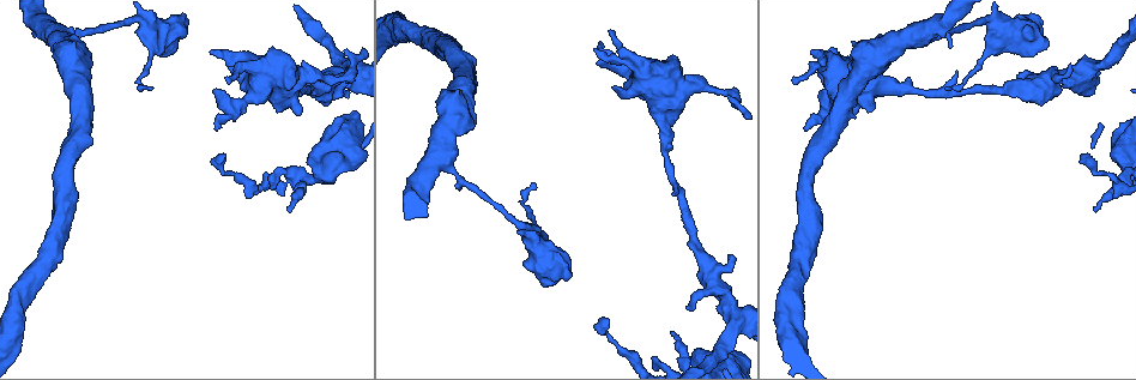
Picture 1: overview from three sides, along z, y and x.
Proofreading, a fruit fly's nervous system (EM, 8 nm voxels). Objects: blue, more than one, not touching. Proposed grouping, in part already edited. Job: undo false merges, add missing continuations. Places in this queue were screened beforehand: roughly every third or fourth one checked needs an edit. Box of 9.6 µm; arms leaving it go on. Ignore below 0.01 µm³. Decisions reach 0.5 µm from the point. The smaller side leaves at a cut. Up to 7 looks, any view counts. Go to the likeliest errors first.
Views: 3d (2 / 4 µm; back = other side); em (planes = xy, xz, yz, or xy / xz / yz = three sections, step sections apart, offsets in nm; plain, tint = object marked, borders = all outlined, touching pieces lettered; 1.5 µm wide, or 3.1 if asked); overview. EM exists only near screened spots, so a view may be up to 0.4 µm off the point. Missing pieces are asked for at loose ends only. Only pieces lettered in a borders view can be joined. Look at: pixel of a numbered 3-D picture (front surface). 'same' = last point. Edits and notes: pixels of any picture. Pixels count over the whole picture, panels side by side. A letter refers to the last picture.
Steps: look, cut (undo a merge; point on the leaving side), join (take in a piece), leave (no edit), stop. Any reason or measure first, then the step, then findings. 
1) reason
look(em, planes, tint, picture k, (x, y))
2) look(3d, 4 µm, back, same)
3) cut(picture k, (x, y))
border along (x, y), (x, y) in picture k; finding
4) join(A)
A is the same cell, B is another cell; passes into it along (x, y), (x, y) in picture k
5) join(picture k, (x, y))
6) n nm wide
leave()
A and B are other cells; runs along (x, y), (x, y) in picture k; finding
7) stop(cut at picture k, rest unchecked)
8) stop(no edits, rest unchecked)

an open end
look(em, planes, borders, picture 1, (1094, 211))

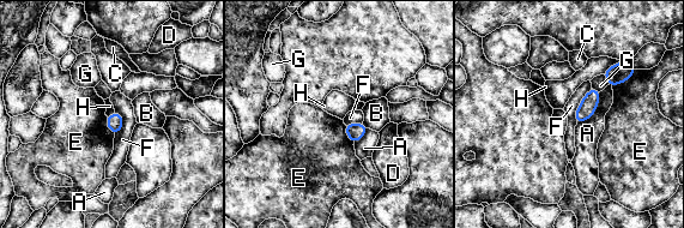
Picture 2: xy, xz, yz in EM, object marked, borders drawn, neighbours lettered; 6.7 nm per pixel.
leave()
A, B, C, D, E, F, G and H are other cells; border along (106, 116), (106, 124), (114, 136) in picture 2; no lettered piece goes on from it

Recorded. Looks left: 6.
stops while still wide
look(3d, 2 µm, picture 1, (230, 67))

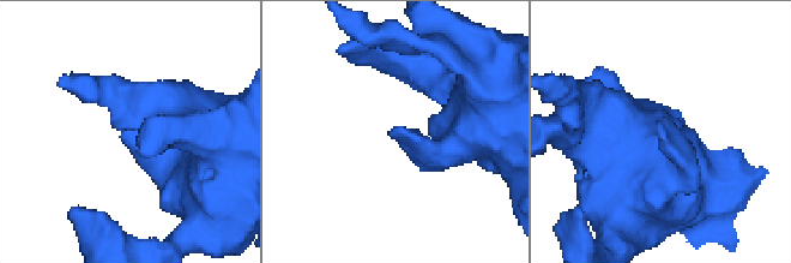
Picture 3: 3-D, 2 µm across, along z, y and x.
now the EM
look(em, planes, tint, picture 3, (393, 130))

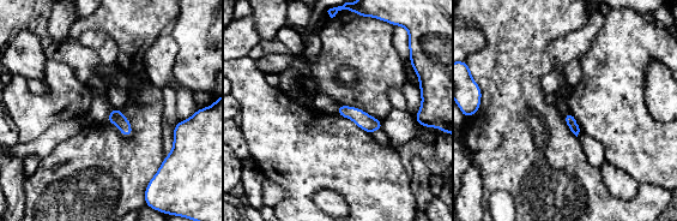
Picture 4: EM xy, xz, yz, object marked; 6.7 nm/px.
what lies round it
look(em, planes, borders, same)

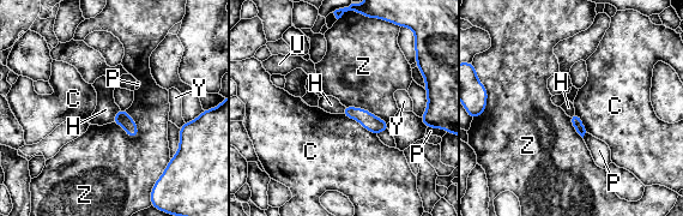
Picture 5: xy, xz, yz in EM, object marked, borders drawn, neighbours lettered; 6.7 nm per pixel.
leave()
C, H, P, U, Y and Z are other cells; border along (120, 109), (112, 121) in picture 5; none of them fits

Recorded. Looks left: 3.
branch stops here
look(3d, 4 µm, picture 1, (804, 128))

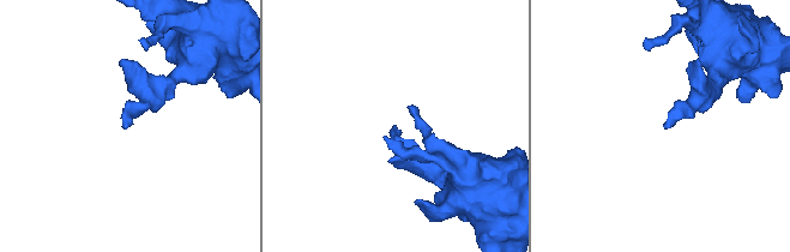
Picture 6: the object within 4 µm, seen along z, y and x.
look(em, xy, step 8, borders, picture 6, (665, 129))

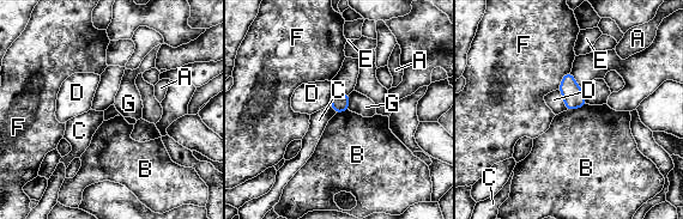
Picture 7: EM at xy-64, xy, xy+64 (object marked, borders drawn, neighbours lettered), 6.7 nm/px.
another direction
look(em, planes, borders, same)

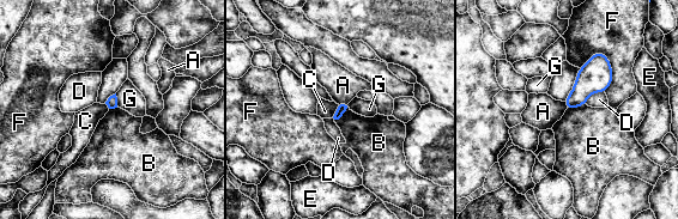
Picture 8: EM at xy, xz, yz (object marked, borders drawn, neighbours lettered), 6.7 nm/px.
leave()
A, B, C, D, E, F and G are other cells; border along (585, 103), (567, 109) in picture 8; no lettered piece goes on from it

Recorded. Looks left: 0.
stop(no edits, rest unchecked)

